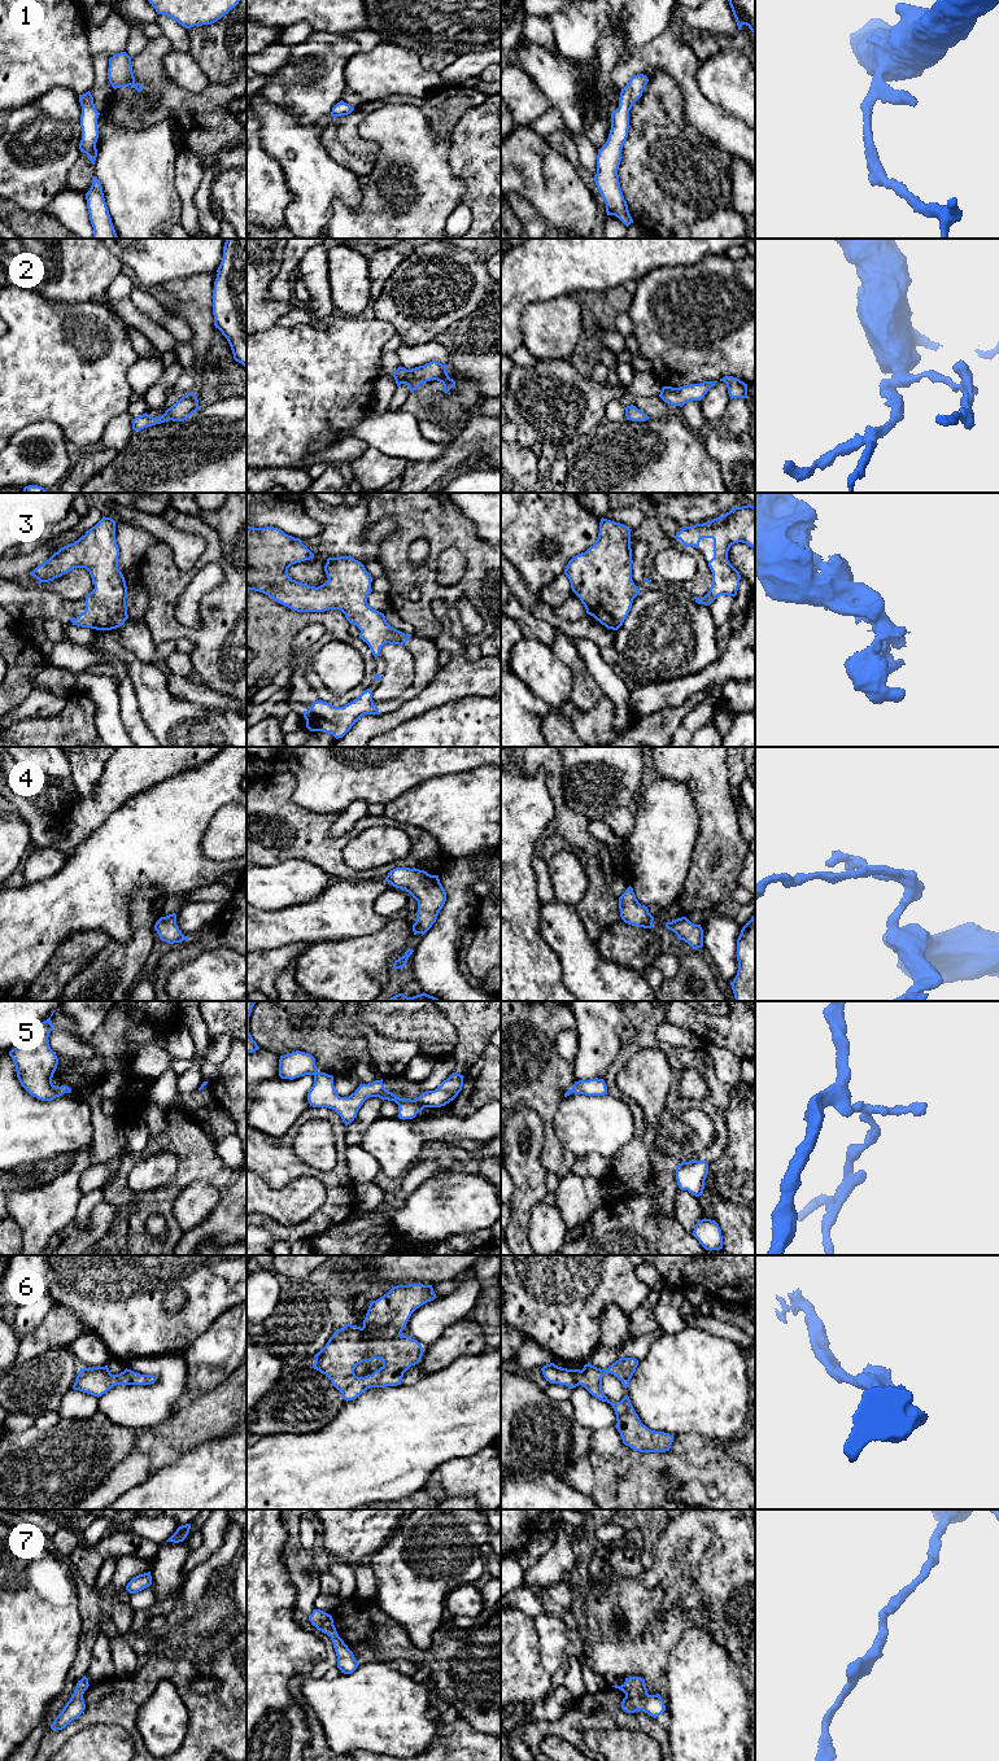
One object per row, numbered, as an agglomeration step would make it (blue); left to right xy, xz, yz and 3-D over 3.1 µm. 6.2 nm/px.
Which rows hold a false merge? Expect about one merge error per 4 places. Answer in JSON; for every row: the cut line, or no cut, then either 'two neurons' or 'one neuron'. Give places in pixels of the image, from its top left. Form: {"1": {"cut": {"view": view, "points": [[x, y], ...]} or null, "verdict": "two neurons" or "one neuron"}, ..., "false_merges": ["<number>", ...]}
{"1": {"cut": null, "verdict": "one neuron"}, "2": {"cut": null, "verdict": "one neuron"}, "3": {"cut": null, "verdict": "one neuron"}, "4": {"cut": null, "verdict": "one neuron"}, "5": {"cut": null, "verdict": "one neuron"}, "6": {"cut": null, "verdict": "one neuron"}, "7": {"cut": null, "verdict": "one neuron"}, "false_merges": []}

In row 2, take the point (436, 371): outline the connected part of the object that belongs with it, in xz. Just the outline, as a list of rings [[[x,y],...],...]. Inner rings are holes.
[[[432,360],[424,366],[419,366],[411,370],[398,367],[393,372],[397,386],[406,384],[410,392],[416,390],[422,384],[437,380],[444,385],[444,392],[448,393],[454,385],[455,381],[449,377],[446,372],[448,366],[440,362]]]

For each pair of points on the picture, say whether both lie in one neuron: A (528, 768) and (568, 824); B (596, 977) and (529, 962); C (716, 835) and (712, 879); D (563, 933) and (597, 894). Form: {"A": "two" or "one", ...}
{"A": "one", "B": "two", "C": "one", "D": "two"}

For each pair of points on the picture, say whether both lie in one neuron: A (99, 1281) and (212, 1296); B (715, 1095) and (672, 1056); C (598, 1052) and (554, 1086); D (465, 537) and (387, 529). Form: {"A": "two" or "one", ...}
{"A": "one", "B": "one", "C": "two", "D": "two"}

